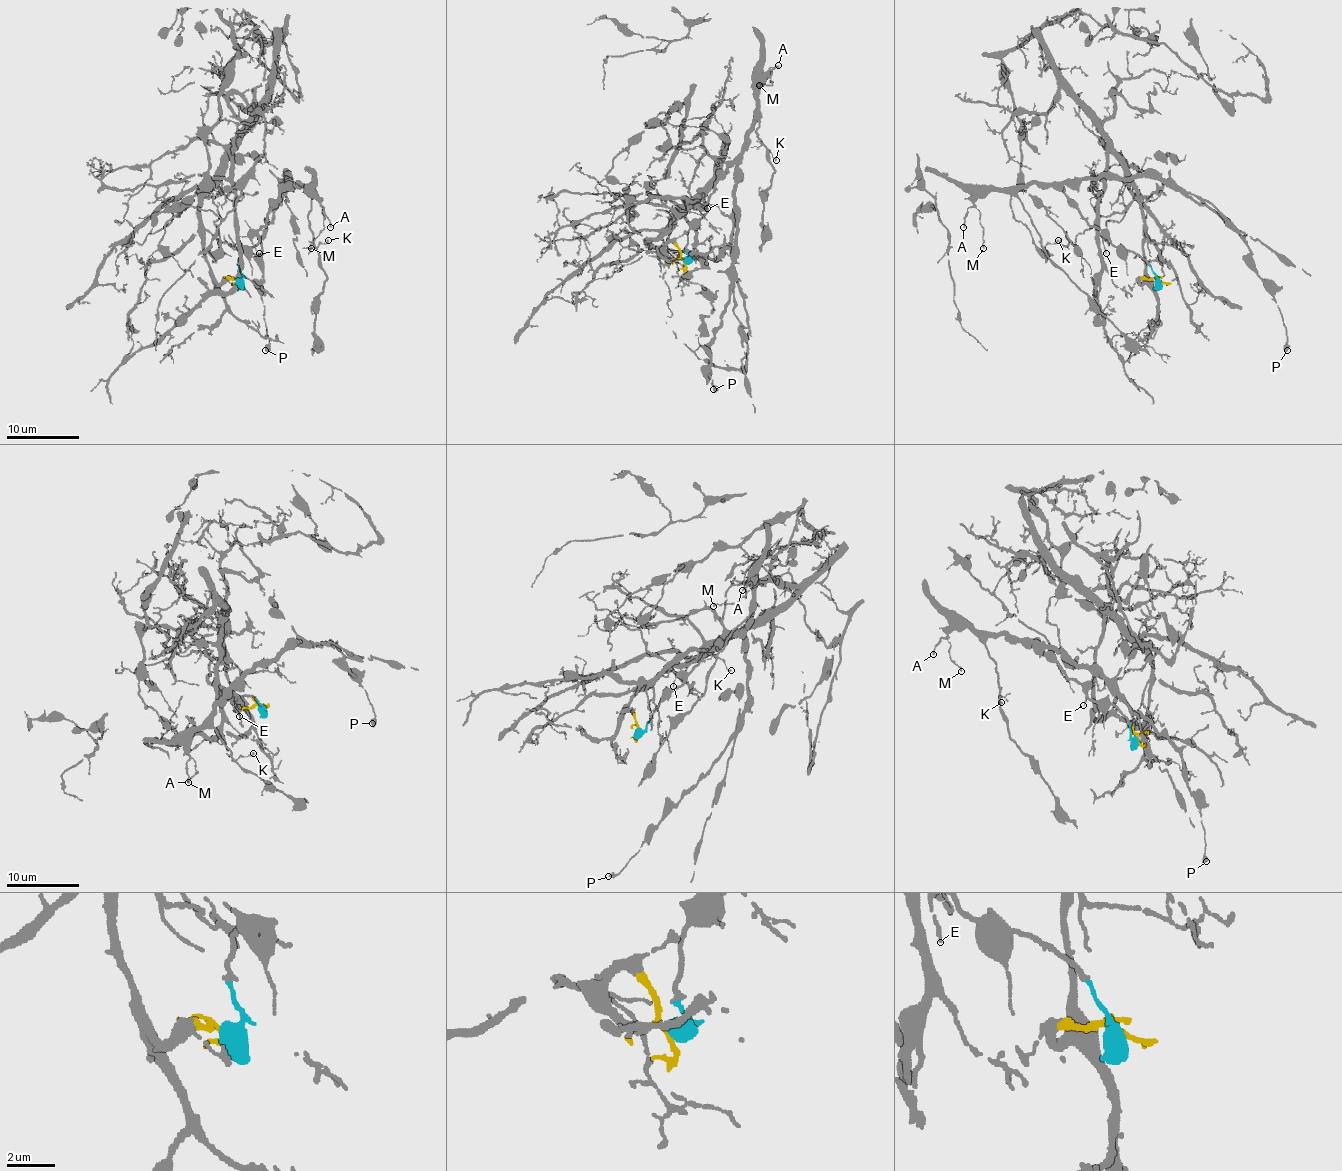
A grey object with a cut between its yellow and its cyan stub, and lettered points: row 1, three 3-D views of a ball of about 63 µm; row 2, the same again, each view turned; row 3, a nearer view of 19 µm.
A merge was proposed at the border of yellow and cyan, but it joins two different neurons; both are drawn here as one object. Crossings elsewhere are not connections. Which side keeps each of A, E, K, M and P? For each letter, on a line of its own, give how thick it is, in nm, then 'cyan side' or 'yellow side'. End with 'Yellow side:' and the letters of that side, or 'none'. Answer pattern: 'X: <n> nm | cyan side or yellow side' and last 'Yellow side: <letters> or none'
A: 150 nm | cyan side
E: 100 nm | cyan side
K: 110 nm | cyan side
M: 130 nm | cyan side
P: 480 nm | cyan side
Yellow side: none

